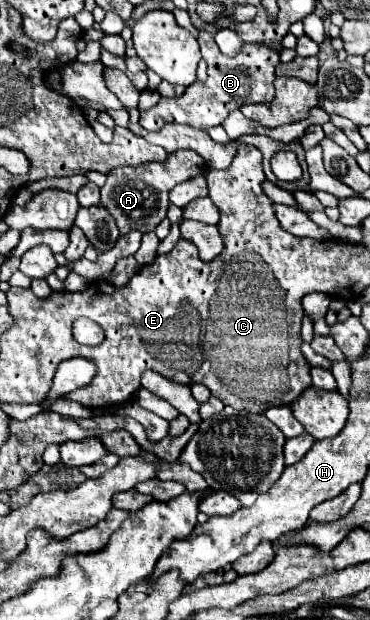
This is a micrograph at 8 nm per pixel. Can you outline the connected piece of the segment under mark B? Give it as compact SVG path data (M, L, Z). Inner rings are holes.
M201 31L199 45L201 45L203 59L209 63L209 79L205 83L195 81L191 87L187 87L187 91L181 97L161 99L149 111L141 111L139 125L143 129L159 131L167 123L181 123L181 125L189 125L189 127L207 131L209 127L221 125L223 119L231 111L241 109L243 105L271 103L271 99L275 95L275 87L273 87L275 67L279 65L279 53L277 51L251 43L251 45L243 45L241 53L237 53L235 57L227 57L219 51L217 43L213 41L213 35L207 33L207 31ZM201 95L203 95L203 101L201 101Z

